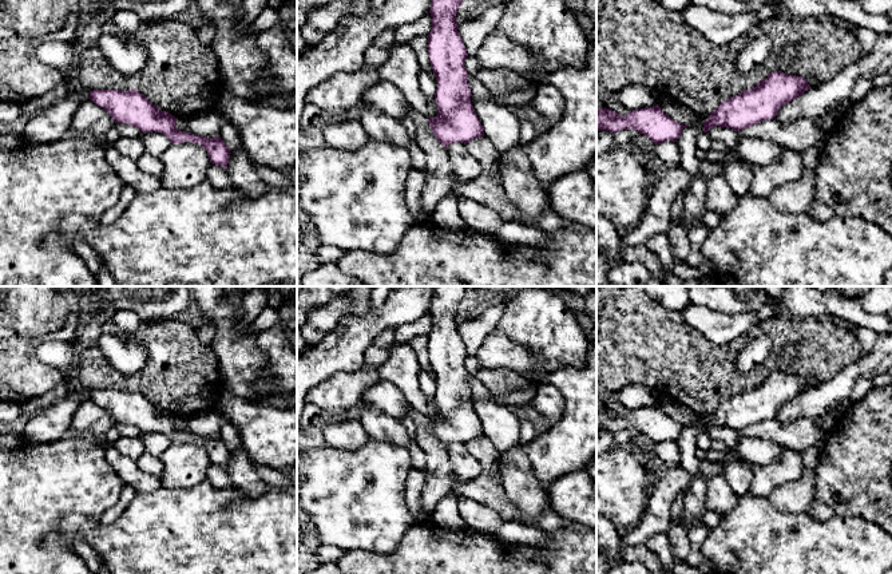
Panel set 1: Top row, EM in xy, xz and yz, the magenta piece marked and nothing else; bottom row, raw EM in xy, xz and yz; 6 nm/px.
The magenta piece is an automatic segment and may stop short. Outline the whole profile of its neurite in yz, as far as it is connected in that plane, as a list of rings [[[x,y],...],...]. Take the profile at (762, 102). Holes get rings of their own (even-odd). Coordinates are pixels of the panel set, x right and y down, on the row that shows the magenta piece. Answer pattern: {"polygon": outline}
{"polygon": [[[774,71],[756,87],[722,102],[703,123],[703,131],[721,126],[734,131],[744,130],[764,120],[776,118],[778,110],[802,95],[810,87],[808,80]]]}

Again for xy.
{"polygon": [[[134,87],[128,91],[94,90],[90,91],[90,100],[103,107],[115,123],[134,126],[142,132],[162,132],[171,143],[193,142],[203,146],[210,162],[227,170],[231,153],[219,136],[203,138],[178,130],[175,116],[154,106]]]}

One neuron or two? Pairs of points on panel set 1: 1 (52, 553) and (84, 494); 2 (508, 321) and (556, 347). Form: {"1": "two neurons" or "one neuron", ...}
{"1": "one neuron", "2": "one neuron"}

